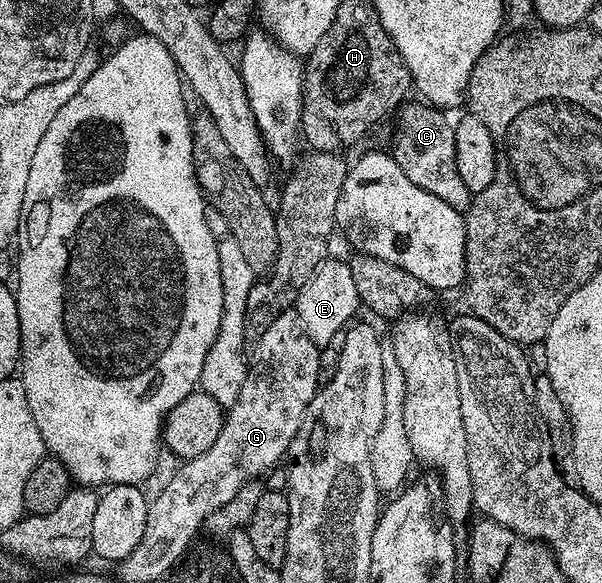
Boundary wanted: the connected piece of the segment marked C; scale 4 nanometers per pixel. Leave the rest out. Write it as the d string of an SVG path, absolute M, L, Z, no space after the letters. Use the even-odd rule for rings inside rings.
M411 99L398 110L399 126L395 129L395 162L409 175L412 183L417 183L421 191L429 191L429 195L437 195L437 199L447 203L449 207L463 211L471 204L472 194L469 187L461 179L457 171L457 147L455 146L455 127L444 110L424 103L419 99Z

